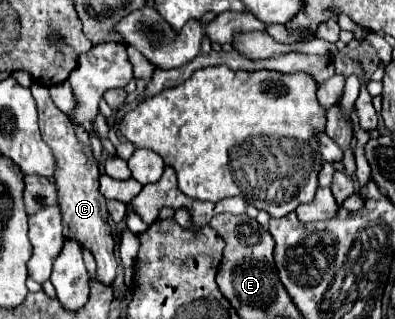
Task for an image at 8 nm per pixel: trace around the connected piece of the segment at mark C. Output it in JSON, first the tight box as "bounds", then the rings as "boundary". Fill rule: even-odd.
{"bounds":[31,82,117,286],"boundary":[[[37,82],[31,84],[31,94],[37,102],[39,112],[39,126],[43,140],[49,144],[57,158],[57,174],[55,184],[59,186],[59,208],[61,208],[61,224],[63,224],[63,236],[77,240],[85,248],[89,248],[97,262],[97,282],[103,282],[105,286],[113,286],[115,274],[117,274],[117,258],[115,258],[115,238],[111,234],[109,226],[109,214],[105,206],[105,198],[99,192],[99,168],[93,158],[93,152],[89,146],[81,144],[75,138],[75,128],[67,114],[63,114],[51,100],[49,88],[39,86]]]}

